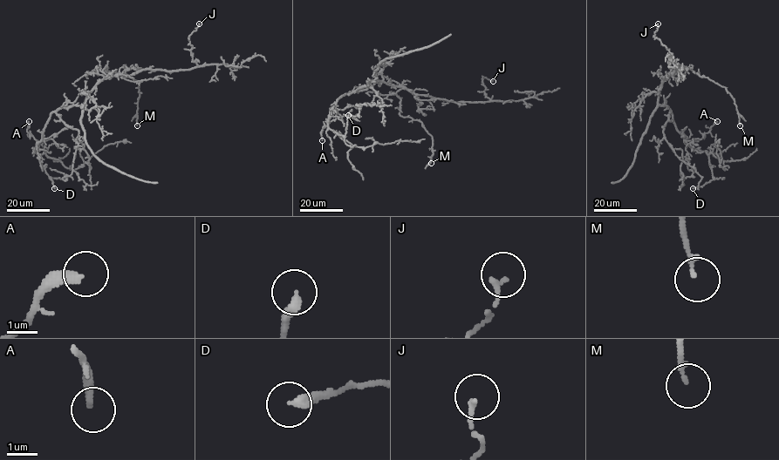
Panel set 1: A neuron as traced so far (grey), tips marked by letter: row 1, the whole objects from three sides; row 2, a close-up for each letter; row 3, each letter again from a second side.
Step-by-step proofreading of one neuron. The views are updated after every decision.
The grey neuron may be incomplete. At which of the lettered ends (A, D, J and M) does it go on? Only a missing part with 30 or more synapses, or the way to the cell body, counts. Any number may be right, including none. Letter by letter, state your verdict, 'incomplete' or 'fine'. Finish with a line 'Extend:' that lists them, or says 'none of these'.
A: fine
D: fine
J: fine
M: fine
Extend: none of these

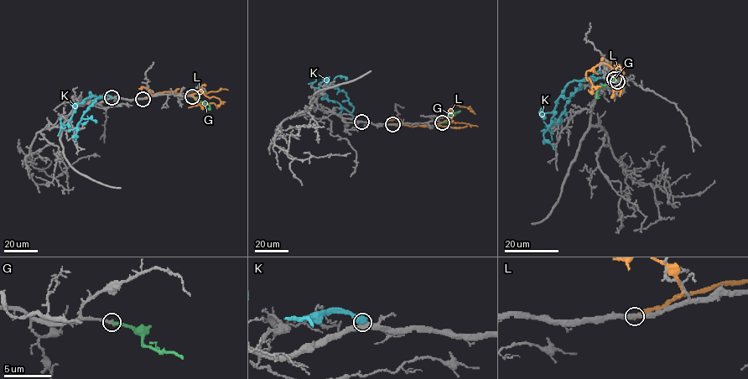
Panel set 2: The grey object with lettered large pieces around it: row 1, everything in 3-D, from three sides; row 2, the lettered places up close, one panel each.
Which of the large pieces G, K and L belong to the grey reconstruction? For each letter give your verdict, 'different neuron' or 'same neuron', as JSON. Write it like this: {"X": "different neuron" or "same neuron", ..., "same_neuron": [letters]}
{"G": "different neuron", "K": "different neuron", "L": "different neuron", "same_neuron": []}

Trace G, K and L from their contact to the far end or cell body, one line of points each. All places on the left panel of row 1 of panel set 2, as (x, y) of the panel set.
G: (192, 96), (207, 104), (210, 107), (207, 109)
K: (111, 97), (96, 98), (90, 106), (79, 122), (76, 141)
L: (142, 99), (165, 91), (190, 95), (200, 92), (201, 87), (206, 96), (218, 98), (220, 104)

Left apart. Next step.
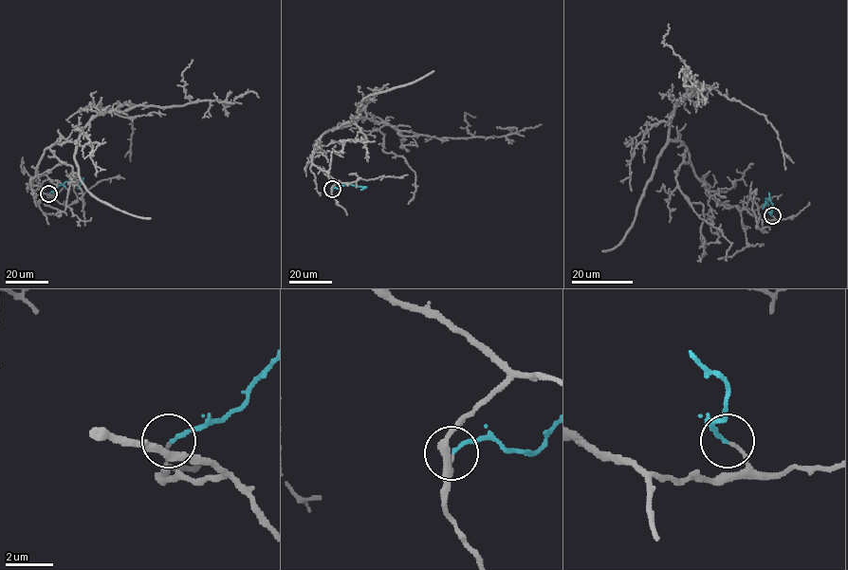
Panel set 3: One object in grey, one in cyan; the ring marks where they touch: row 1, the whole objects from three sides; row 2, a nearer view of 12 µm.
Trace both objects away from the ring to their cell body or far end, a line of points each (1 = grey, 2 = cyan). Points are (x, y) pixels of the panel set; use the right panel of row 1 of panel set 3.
1: (772, 215), (762, 219), (710, 198), (683, 143), (669, 137), (676, 103), (699, 91), (684, 68), (678, 78)
2: (772, 215), (765, 198), (768, 198), (773, 209)

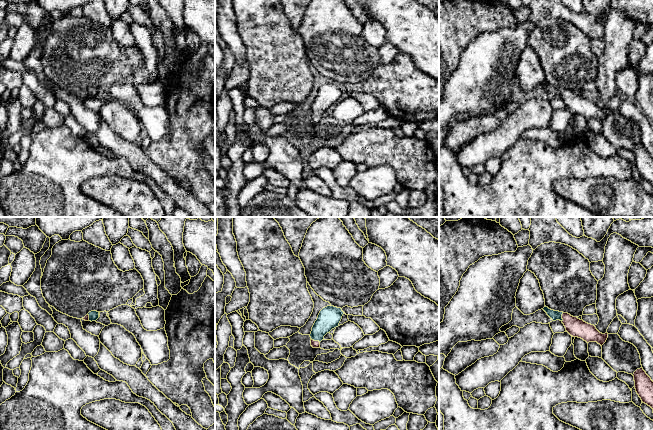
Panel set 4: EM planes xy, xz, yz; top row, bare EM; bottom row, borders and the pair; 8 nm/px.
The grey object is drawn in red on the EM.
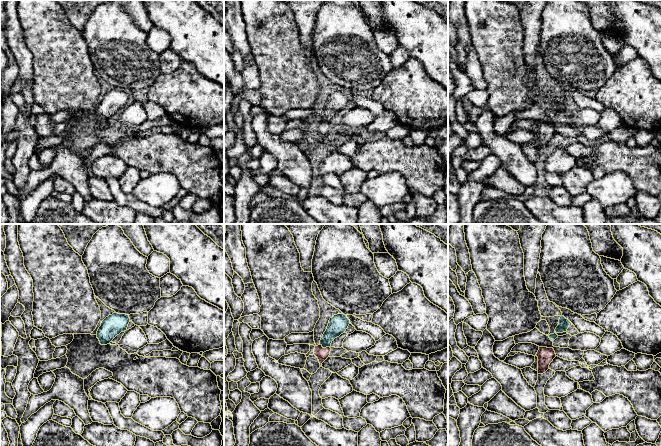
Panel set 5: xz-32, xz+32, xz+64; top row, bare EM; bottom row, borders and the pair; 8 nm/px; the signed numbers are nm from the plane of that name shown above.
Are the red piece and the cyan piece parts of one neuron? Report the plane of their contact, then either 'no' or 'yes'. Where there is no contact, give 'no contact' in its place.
xz | yes

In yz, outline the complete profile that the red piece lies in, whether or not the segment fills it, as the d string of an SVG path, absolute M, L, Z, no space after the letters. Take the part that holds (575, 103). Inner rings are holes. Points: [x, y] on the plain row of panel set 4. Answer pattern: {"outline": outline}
{"outline": "M546 82L543 86L553 97L560 96L564 100L566 107L573 113L581 114L587 119L597 118L601 122L608 114L608 109L600 109L594 101L588 100L568 89L554 87Z"}

